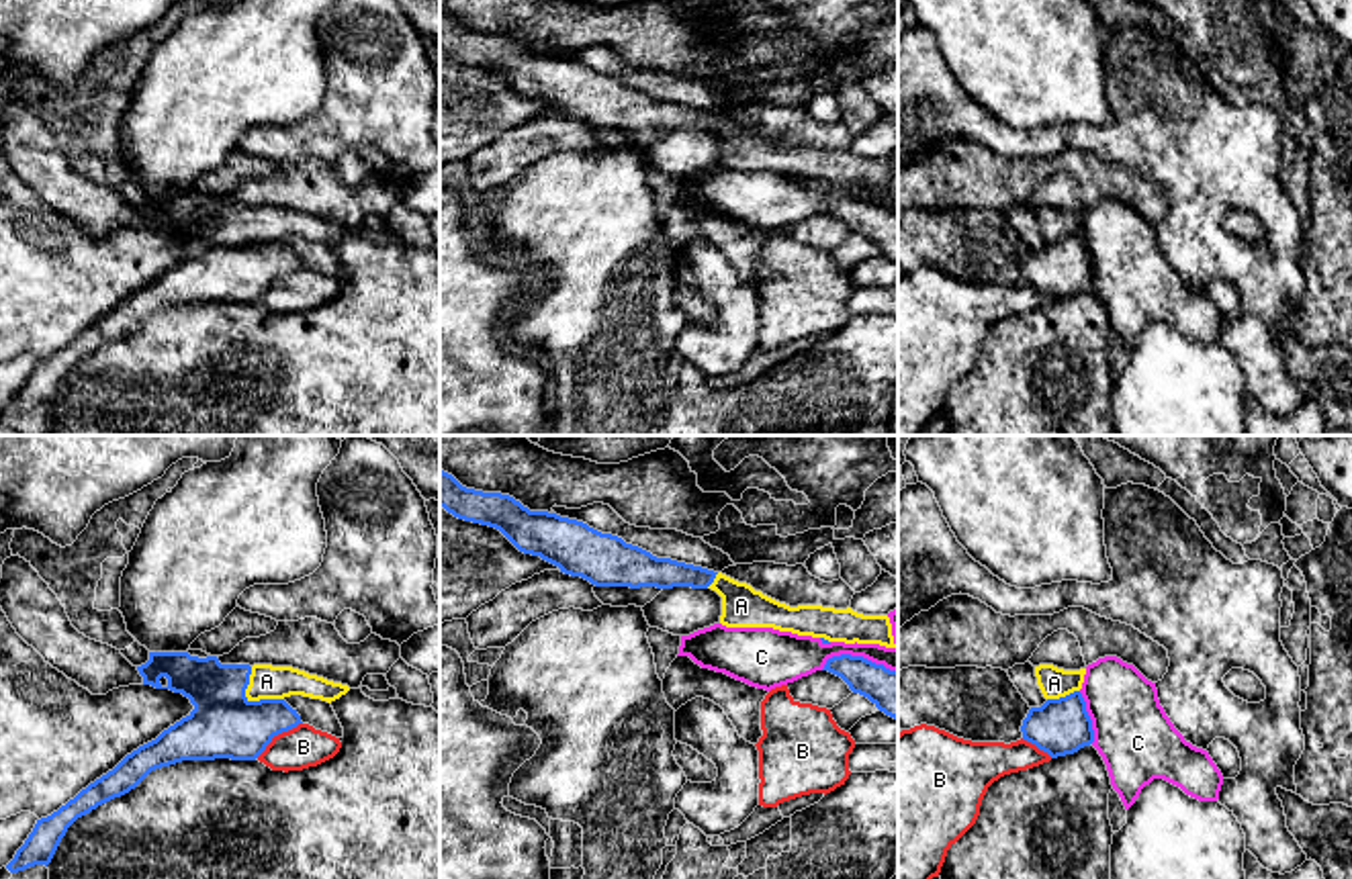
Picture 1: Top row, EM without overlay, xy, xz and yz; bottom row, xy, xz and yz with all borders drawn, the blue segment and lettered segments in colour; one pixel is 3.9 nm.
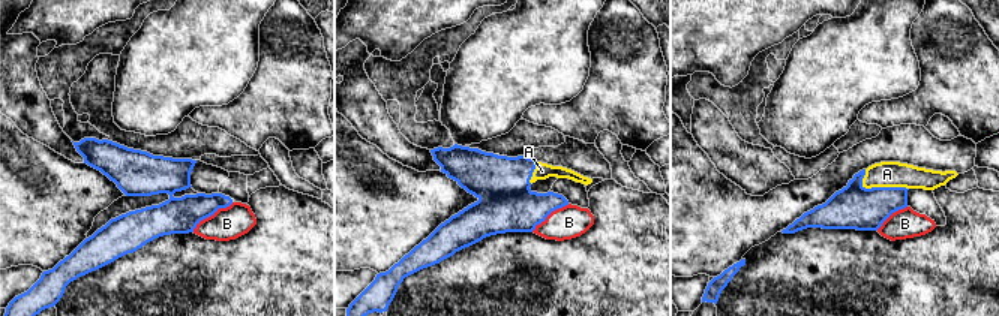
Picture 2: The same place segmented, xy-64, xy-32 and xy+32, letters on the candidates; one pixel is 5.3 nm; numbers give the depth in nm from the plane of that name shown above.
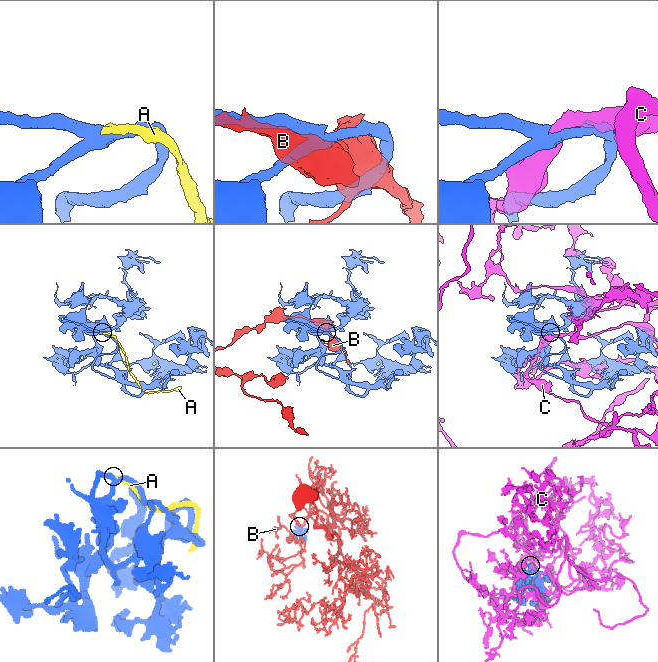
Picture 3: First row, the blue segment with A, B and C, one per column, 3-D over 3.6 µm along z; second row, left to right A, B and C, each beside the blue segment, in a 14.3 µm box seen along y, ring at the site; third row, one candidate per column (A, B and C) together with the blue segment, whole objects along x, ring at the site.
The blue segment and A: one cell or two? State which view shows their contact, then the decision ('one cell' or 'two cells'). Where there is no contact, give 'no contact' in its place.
xy | one cell

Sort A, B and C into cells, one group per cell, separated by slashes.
A / B / C

